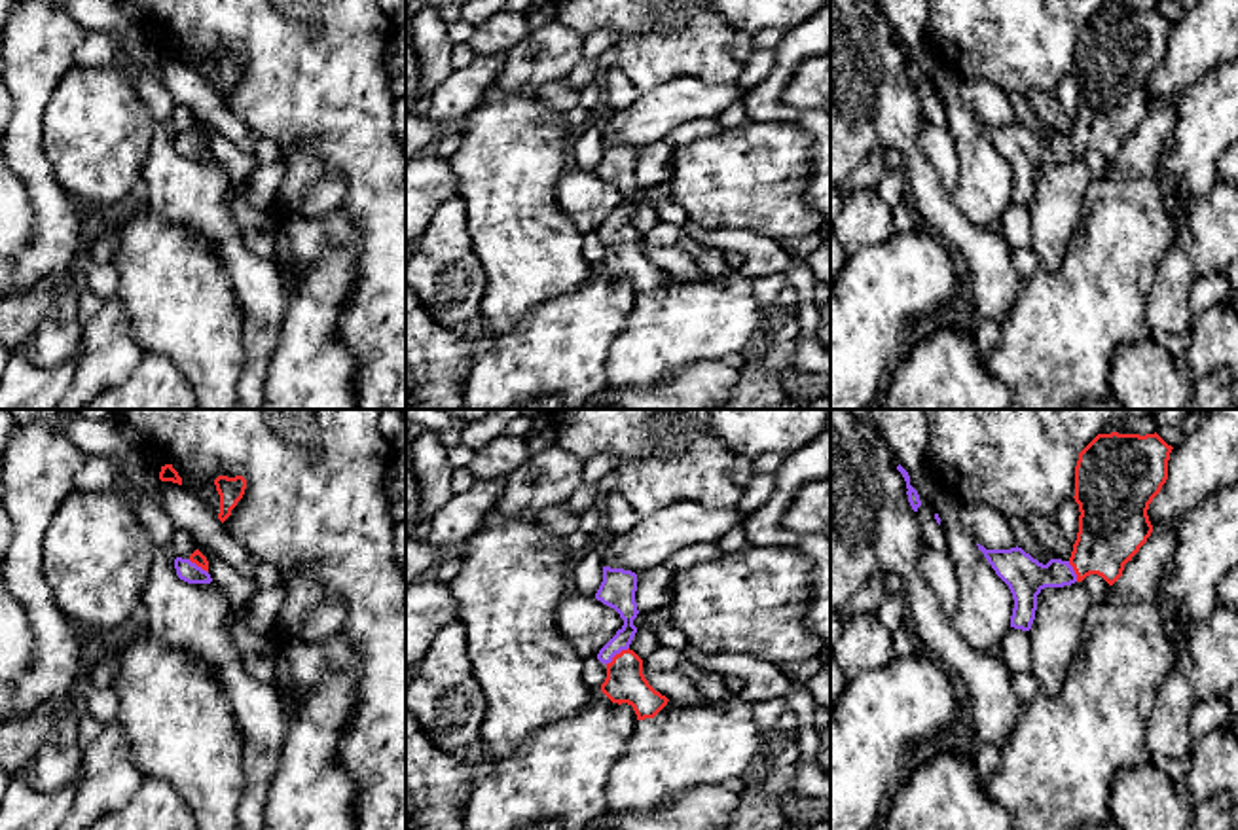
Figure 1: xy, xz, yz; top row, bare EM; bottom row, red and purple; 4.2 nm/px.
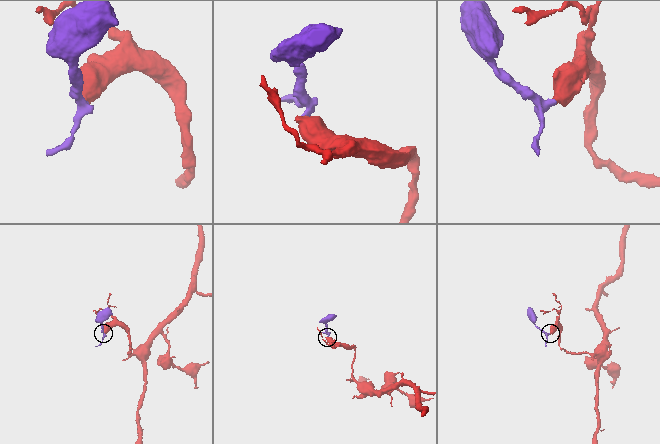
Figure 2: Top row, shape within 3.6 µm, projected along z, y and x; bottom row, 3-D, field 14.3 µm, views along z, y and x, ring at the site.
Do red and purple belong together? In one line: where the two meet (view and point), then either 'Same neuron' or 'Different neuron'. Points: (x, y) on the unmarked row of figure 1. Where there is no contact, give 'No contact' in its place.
Touches red at xz (617, 230). Same neuron

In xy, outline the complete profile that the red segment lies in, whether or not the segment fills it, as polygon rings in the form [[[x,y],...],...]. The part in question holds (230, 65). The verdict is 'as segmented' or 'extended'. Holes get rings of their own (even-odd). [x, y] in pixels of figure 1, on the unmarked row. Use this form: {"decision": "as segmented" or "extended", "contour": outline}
{"decision": "as segmented", "contour": [[[218,51],[214,55],[214,61],[220,70],[218,95],[224,99],[231,91],[231,85],[237,81],[237,78],[243,74],[246,64],[246,55],[243,51],[235,53]]]}

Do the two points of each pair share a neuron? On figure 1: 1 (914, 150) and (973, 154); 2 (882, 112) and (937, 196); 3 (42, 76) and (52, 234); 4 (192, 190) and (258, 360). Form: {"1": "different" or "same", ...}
{"1": "different", "2": "same", "3": "same", "4": "same"}

